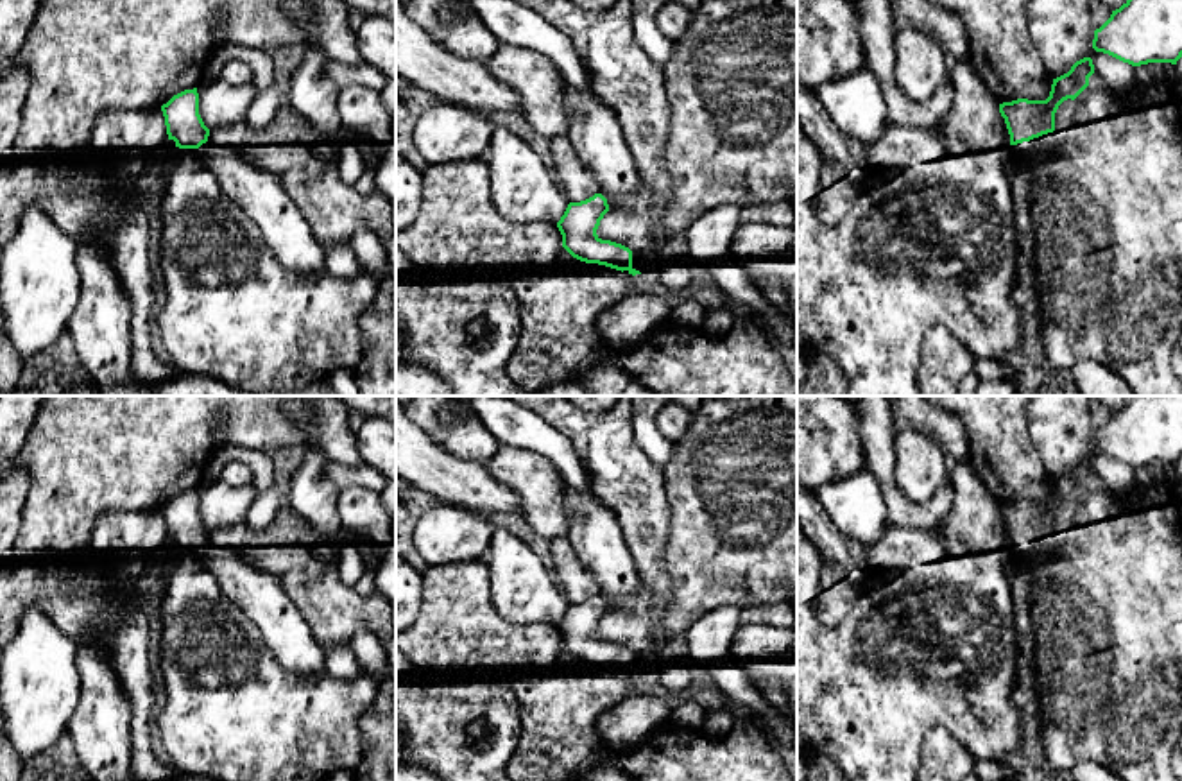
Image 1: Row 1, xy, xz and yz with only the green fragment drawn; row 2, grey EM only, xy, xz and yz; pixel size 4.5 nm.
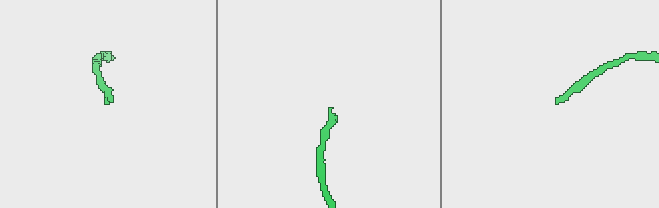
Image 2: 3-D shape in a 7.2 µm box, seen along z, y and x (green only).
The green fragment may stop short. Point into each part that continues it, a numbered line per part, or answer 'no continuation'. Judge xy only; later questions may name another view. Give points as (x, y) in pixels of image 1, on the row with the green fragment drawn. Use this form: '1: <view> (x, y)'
1: xy (258, 192)

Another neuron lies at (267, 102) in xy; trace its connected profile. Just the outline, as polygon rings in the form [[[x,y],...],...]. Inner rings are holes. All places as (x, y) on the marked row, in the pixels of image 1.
[[[272,84],[267,90],[258,91],[249,111],[247,124],[253,131],[260,131],[270,124],[279,107],[285,104],[285,90]]]

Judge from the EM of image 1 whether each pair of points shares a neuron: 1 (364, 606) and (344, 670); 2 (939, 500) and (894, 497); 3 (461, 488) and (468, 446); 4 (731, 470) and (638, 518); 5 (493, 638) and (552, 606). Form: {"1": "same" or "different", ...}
{"1": "different", "2": "same", "3": "different", "4": "different", "5": "different"}

